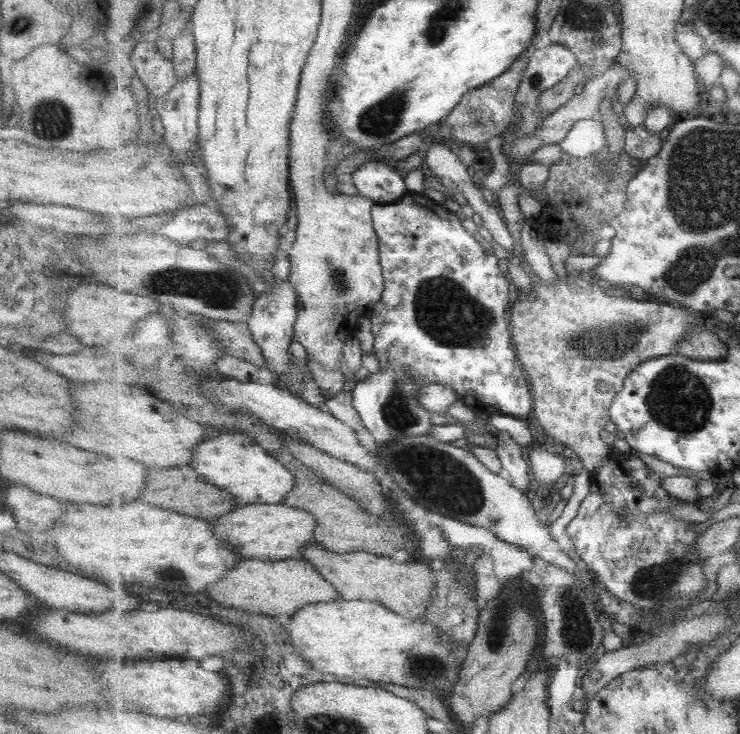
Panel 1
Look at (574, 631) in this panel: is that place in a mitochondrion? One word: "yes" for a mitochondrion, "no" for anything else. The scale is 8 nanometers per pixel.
yes

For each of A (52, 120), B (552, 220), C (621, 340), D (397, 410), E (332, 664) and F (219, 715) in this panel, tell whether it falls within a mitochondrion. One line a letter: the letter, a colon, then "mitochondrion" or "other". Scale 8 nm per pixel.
A: mitochondrion
B: other
C: mitochondrion
D: mitochondrion
E: other
F: other

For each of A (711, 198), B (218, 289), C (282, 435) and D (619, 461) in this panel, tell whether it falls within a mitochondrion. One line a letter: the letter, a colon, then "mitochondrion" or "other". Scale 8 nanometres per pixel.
A: mitochondrion
B: mitochondrion
C: other
D: other

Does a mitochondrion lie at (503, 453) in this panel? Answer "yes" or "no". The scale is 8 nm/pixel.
no

